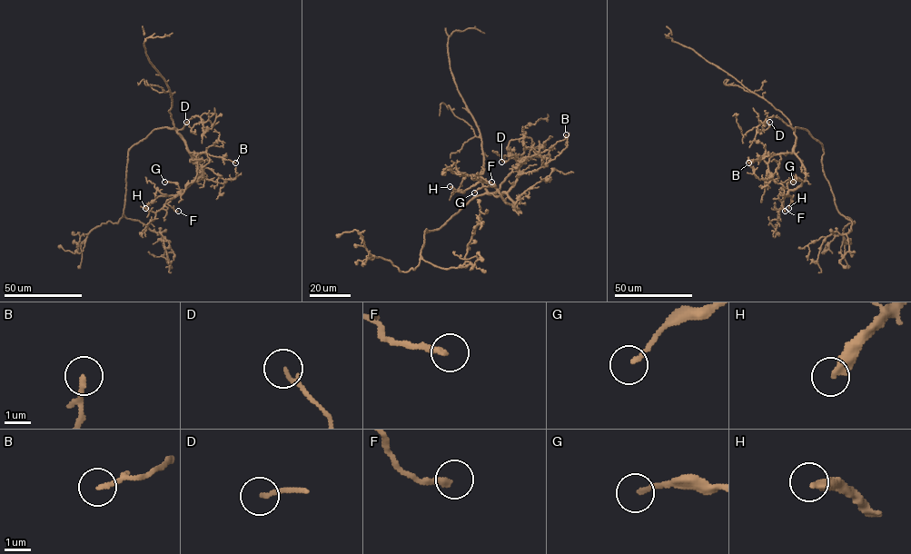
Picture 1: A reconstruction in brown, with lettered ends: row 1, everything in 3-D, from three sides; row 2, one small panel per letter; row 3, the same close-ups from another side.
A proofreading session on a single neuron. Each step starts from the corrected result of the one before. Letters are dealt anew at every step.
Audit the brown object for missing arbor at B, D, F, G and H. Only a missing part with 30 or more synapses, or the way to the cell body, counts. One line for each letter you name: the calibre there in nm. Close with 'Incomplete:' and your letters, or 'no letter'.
H: 360 nm
Incomplete: H

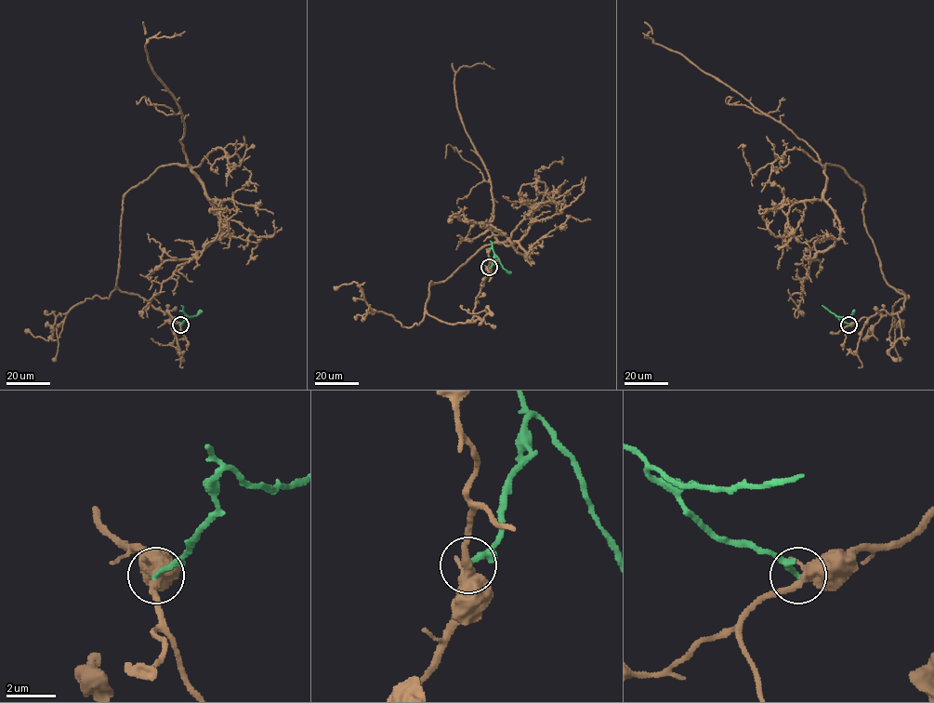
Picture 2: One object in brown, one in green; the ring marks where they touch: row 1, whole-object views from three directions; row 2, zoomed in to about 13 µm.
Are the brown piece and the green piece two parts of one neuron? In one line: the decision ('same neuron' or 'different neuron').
different neuron

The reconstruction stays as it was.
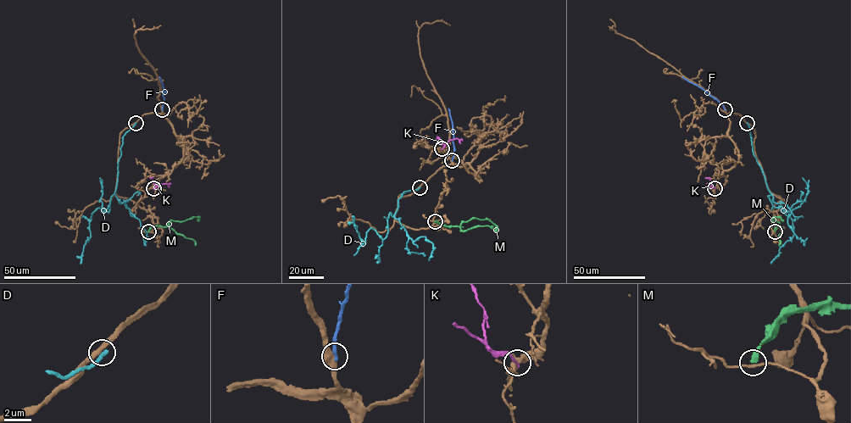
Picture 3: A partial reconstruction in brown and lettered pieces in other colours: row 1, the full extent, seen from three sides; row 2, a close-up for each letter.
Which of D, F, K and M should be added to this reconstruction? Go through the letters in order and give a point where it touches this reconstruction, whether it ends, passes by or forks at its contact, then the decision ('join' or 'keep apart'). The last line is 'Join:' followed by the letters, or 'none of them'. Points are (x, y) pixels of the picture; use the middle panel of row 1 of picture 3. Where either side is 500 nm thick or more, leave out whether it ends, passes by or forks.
D: contact (419, 187); it ends; keep apart
F: contact (452, 160); it ends; keep apart
K: contact (442, 148); it ends; keep apart
M: contact (435, 221); it ends; keep apart
Join: none of them

